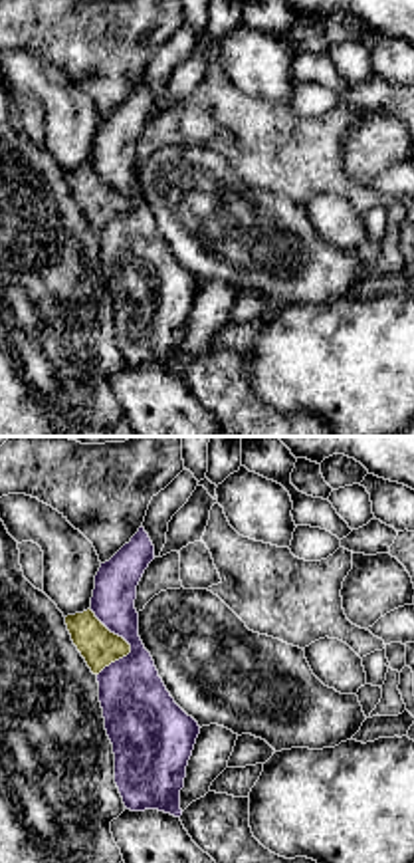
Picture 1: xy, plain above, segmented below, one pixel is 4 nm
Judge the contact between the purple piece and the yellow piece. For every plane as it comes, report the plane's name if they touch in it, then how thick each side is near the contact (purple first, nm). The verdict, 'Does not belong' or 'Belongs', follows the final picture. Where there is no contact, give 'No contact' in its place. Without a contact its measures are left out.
Touches purple in xy. Thickness 280 nm (purple) against 160 nm

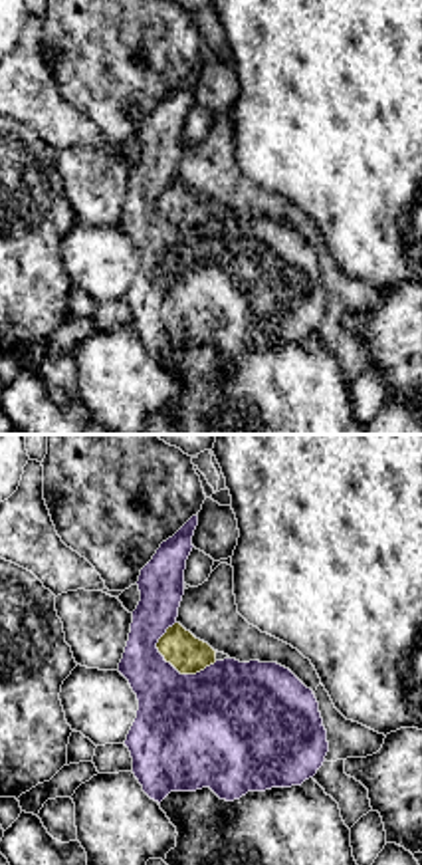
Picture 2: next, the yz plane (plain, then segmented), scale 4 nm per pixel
Touches purple in yz. Thickness 480 nm (purple) against 160 nm

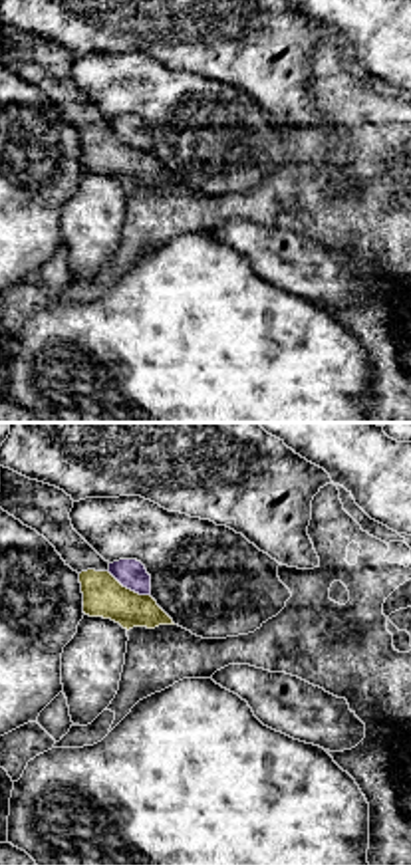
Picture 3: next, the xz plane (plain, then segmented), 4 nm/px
Touches purple in xz. Thickness 120 nm (purple) against 170 nm

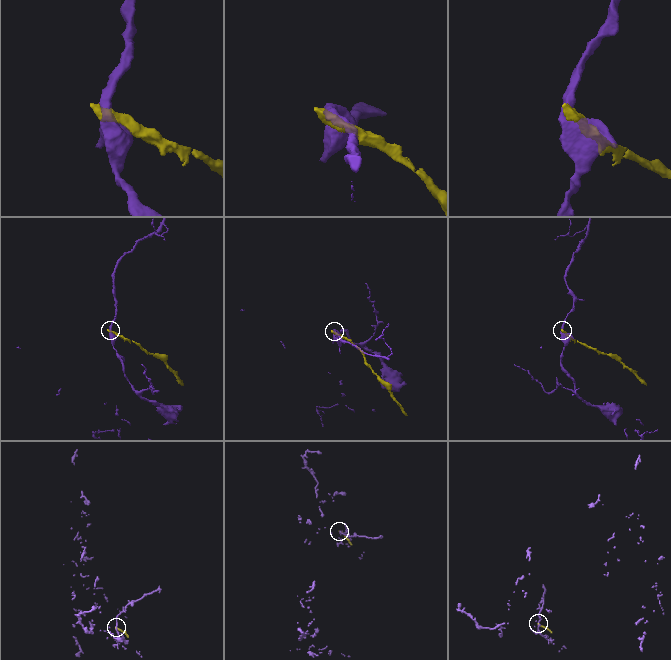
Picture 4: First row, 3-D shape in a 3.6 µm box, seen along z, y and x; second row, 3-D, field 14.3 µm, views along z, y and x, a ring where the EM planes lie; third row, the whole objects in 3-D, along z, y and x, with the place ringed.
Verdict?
Does not belong

